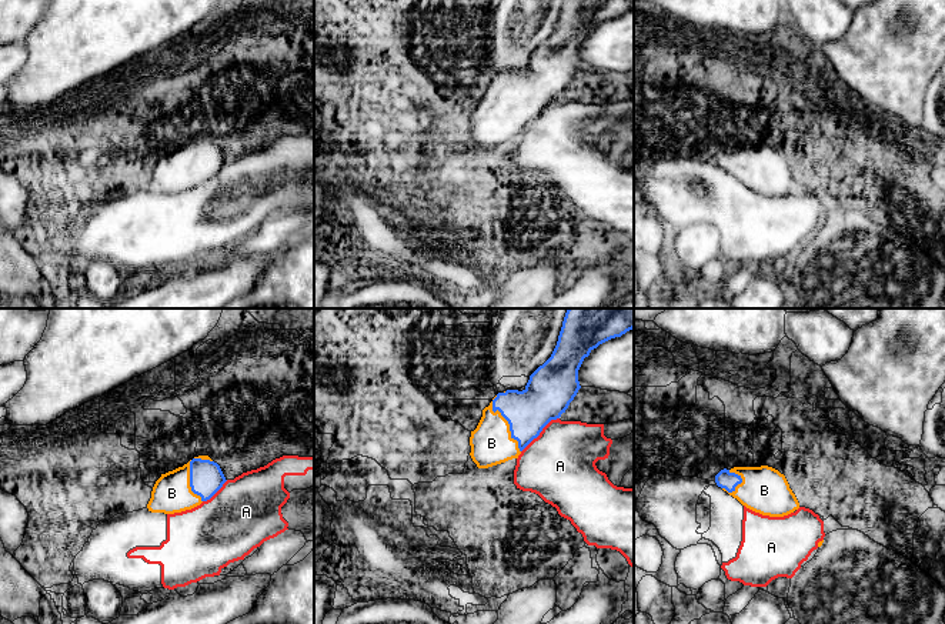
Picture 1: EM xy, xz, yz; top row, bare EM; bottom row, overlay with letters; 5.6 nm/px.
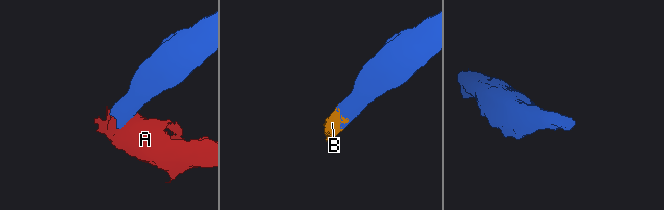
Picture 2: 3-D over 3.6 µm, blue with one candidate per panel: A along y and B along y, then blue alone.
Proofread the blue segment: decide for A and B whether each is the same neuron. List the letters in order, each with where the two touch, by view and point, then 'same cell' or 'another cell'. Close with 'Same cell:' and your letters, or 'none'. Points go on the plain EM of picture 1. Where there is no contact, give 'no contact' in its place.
A: xz (540, 112) | another cell
B: xz (507, 100) | same cell
Same cell: B

